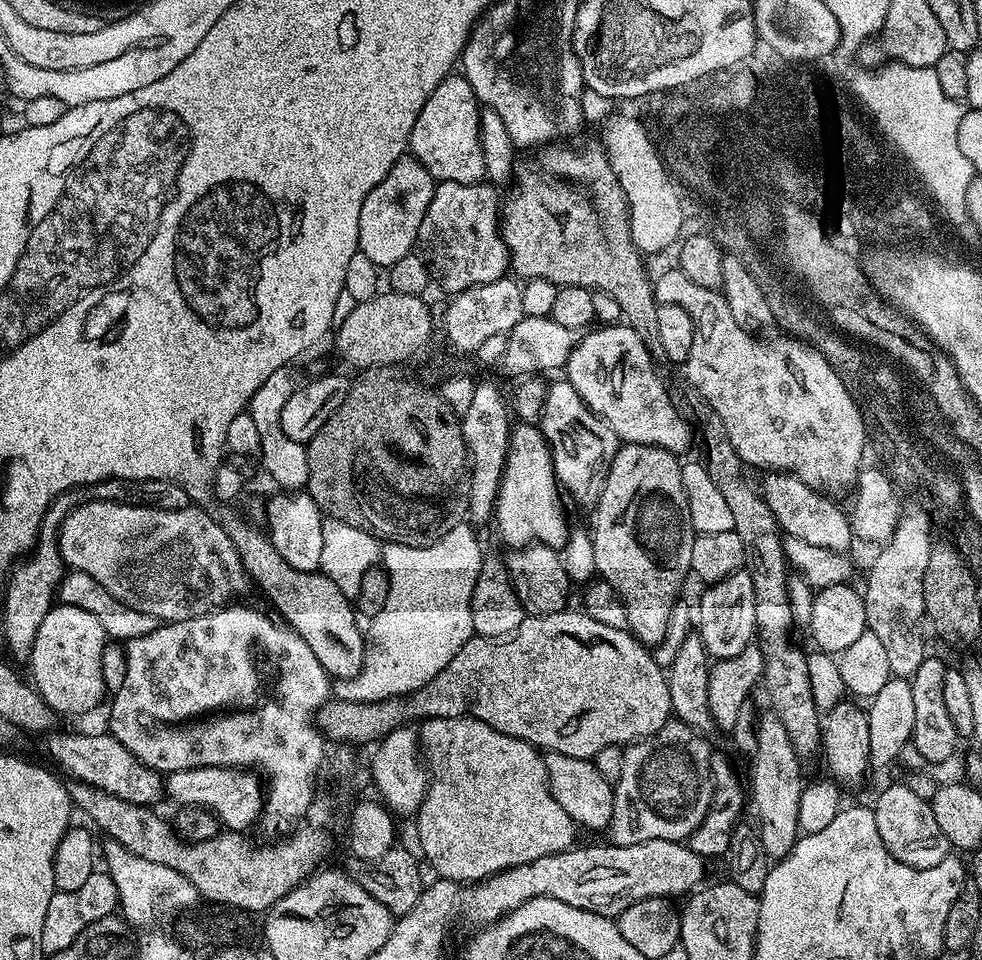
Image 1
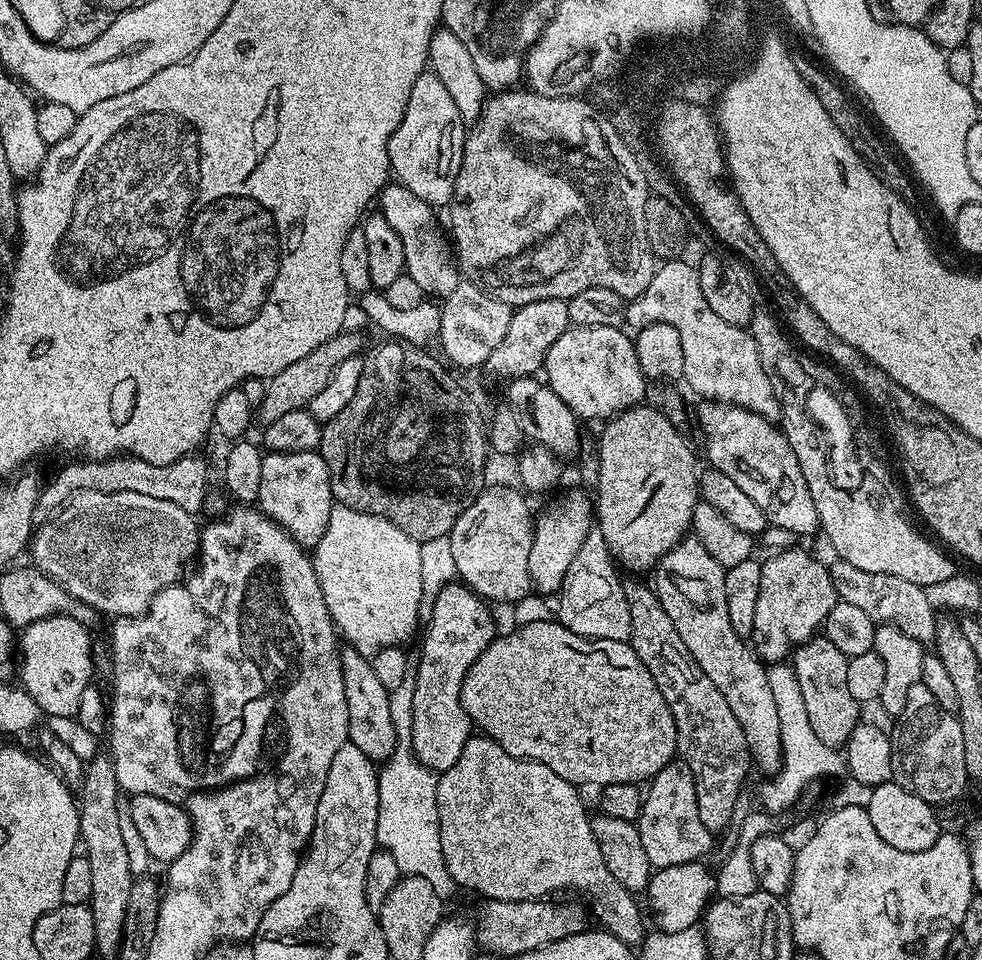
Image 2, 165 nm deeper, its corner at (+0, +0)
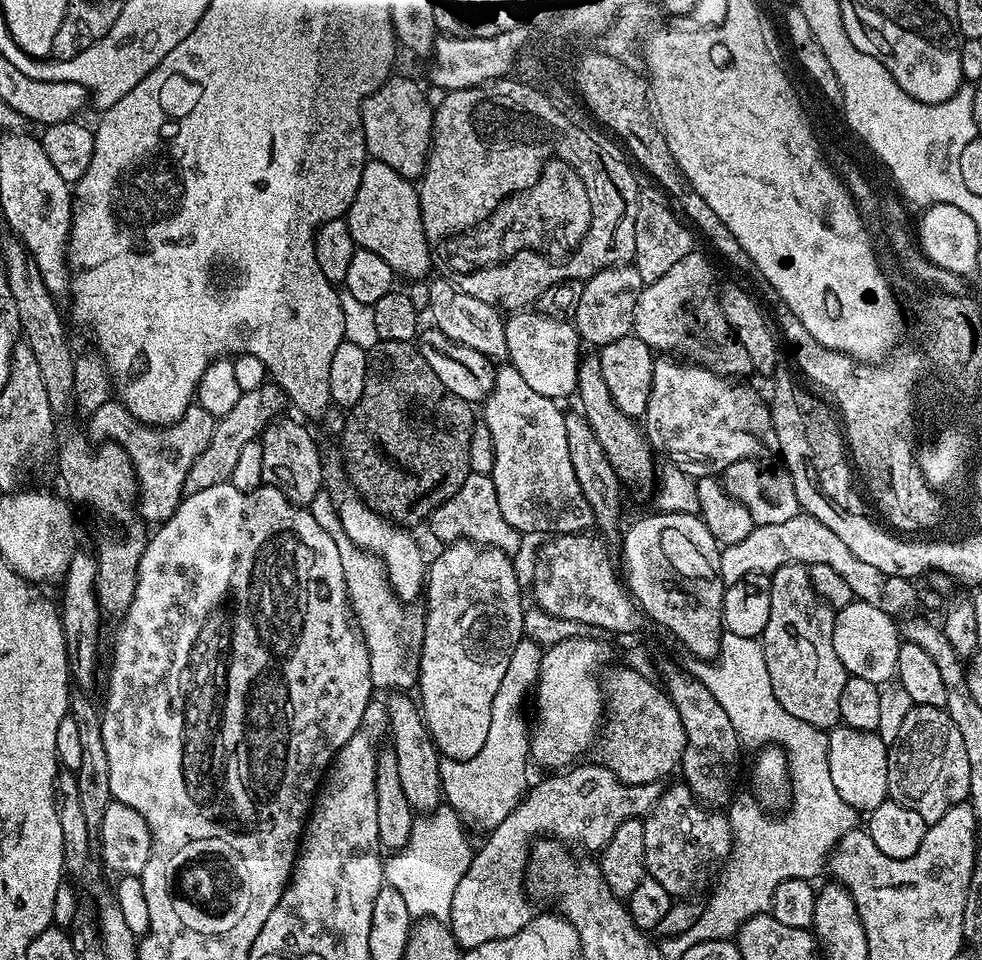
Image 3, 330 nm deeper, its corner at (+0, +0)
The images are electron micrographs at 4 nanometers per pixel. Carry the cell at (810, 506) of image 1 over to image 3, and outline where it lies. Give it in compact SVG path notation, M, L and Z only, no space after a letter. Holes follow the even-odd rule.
M676 358L657 359L651 398L648 399L647 420L646 435L649 441L668 455L667 463L675 464L678 470L693 478L722 474L730 465L742 459L740 448L745 448L748 454L755 453L752 452L755 448L778 449L778 437L765 397L763 400L754 389L747 388L744 382L733 382L729 377L719 376L695 362L681 362Z

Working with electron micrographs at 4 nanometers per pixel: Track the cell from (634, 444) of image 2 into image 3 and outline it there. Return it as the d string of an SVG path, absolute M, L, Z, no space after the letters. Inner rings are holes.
M585 355L580 361L580 375L578 377L578 397L580 396L579 411L590 422L594 434L598 434L598 442L602 442L602 450L606 450L606 458L610 466L614 466L616 476L625 485L633 484L636 488L644 488L655 481L658 476L658 463L652 457L653 445L650 443L645 429L640 428L633 417L622 414L610 398L610 390L606 390L606 382L600 373L599 355Z

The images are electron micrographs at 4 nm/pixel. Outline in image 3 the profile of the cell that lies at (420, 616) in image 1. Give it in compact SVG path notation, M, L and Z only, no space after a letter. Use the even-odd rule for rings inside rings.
M521 638L518 646L514 646L510 666L506 666L498 694L494 694L494 706L490 706L490 734L486 734L482 750L469 760L441 759L440 781L446 802L427 814L417 815L412 821L410 842L384 860L385 885L402 894L406 910L410 910L414 918L445 922L450 918L454 889L462 882L462 874L470 870L474 851L473 845L468 845L467 834L460 829L460 816L480 828L491 830L524 799L530 784L530 724L524 721L520 707L524 704L524 695L533 691L540 677L541 655L541 647L527 638Z

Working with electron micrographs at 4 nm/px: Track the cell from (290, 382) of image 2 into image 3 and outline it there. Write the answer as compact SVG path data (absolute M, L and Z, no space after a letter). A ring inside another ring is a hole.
M265 382L257 389L241 392L234 410L217 419L209 445L206 446L206 450L202 450L202 454L198 454L194 466L190 466L190 474L186 476L184 483L185 493L206 490L206 486L229 483L243 447L250 441L263 437L266 426L283 413L280 411L283 410L284 404L286 408L284 391L275 382Z

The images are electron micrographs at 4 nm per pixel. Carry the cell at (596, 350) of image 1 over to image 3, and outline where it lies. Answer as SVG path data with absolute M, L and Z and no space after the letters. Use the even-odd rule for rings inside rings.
M516 310L505 319L507 361L522 374L523 380L527 382L538 394L546 398L560 402L563 396L568 396L577 391L578 377L580 375L580 361L582 359L582 341L579 332L569 321L555 320L544 316L538 310Z

